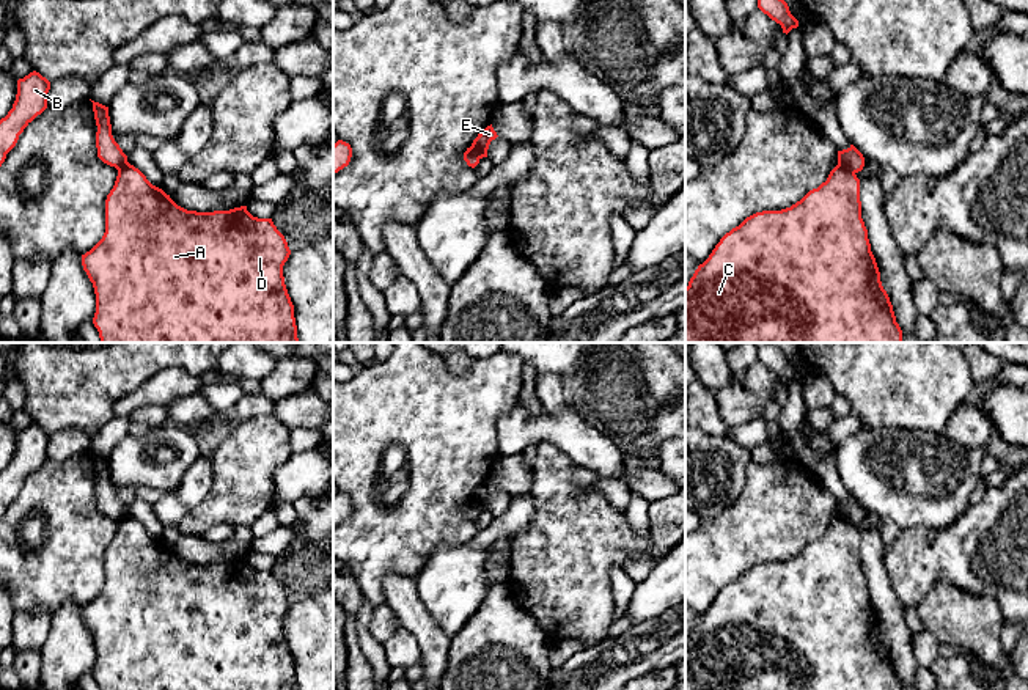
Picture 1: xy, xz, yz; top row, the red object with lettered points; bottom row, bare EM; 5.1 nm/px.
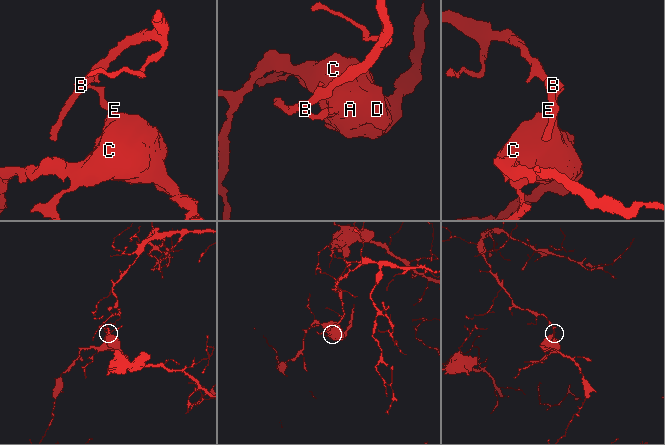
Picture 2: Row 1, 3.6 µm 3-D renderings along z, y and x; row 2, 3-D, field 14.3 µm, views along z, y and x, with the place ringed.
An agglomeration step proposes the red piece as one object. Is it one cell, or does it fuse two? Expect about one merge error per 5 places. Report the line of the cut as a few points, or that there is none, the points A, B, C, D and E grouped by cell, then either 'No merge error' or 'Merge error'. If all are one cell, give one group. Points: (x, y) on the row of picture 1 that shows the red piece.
Split along yz (838, 162), (854, 173). Groups: A C D E / B. Merge error

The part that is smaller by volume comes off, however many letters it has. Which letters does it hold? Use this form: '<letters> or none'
A, C, D, E

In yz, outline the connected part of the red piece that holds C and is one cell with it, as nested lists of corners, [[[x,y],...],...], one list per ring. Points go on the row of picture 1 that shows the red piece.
[[[838,163],[825,182],[810,190],[791,207],[756,212],[726,233],[709,258],[698,266],[685,288],[685,343],[902,343],[902,330],[882,286],[868,229],[861,218],[860,179],[857,174]]]

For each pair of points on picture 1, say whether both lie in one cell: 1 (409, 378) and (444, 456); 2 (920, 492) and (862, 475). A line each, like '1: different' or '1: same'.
1: same
2: same

